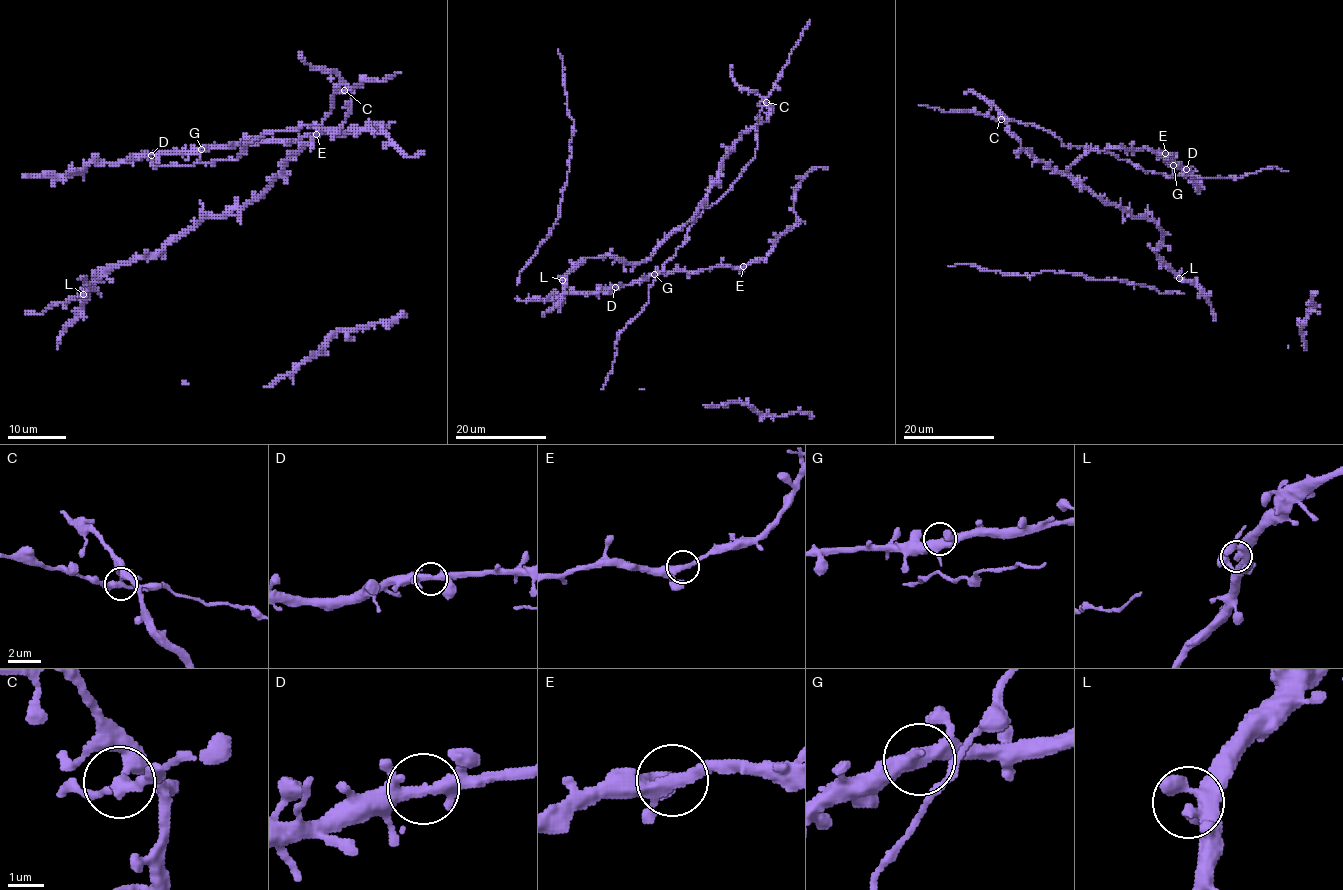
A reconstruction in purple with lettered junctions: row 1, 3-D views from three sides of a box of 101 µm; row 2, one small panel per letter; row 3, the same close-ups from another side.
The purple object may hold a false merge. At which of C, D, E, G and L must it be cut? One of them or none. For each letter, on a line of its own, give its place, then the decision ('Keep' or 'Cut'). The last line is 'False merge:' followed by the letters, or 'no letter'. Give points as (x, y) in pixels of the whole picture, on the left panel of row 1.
C: Place: (344, 90). Cut
D: Place: (151, 155). Keep
E: Place: (316, 134). Keep
G: Place: (201, 149). Keep
L: Place: (83, 294). Keep
False merge: C

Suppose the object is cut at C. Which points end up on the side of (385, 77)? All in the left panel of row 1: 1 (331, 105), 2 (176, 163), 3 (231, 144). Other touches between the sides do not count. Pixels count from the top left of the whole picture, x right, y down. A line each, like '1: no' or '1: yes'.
1: yes
2: yes
3: no

